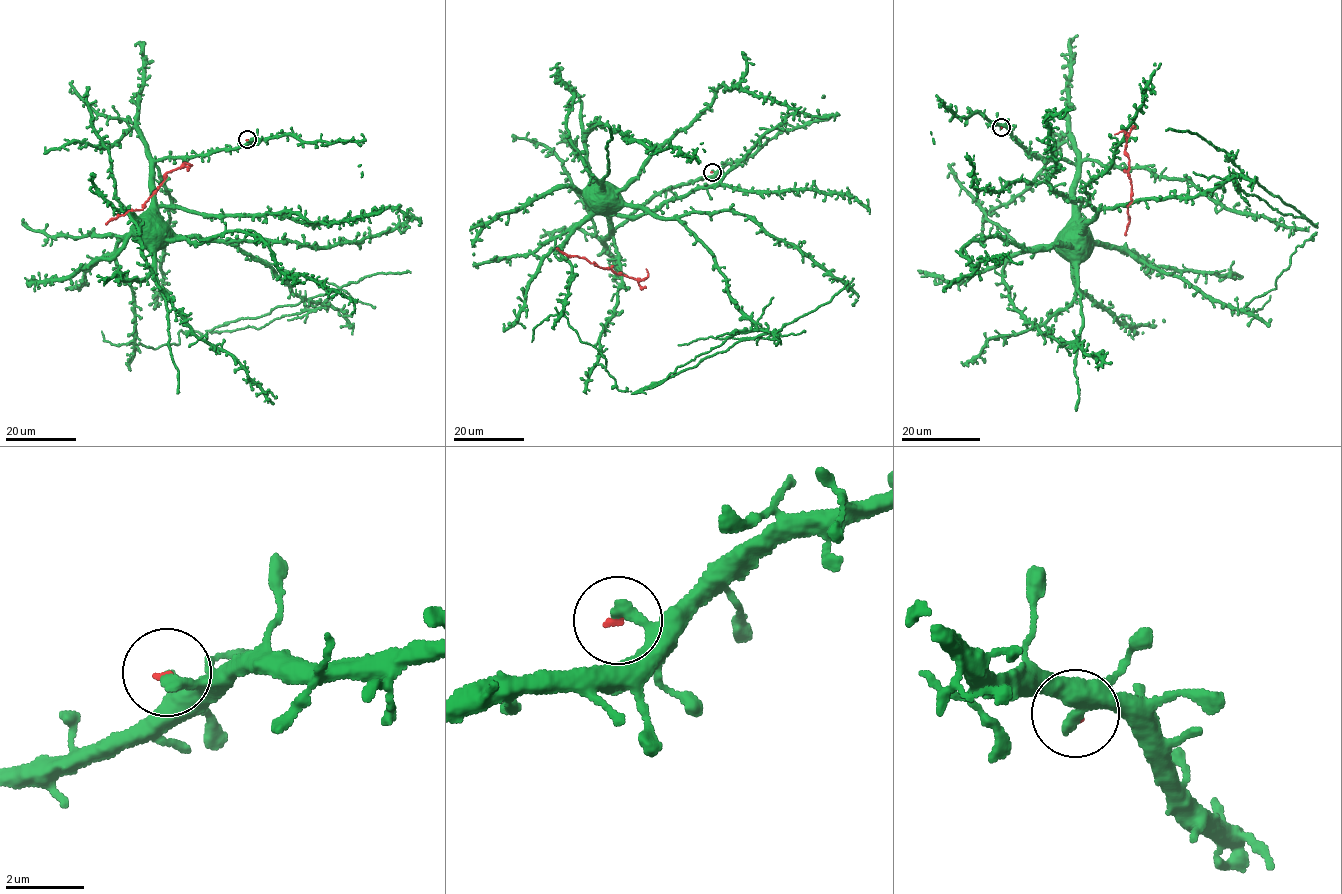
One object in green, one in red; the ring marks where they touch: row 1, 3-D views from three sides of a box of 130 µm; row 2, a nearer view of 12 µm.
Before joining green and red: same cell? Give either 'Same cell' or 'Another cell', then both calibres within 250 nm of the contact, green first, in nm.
Another cell. Thickness 320 nm (green) against 70 nm

